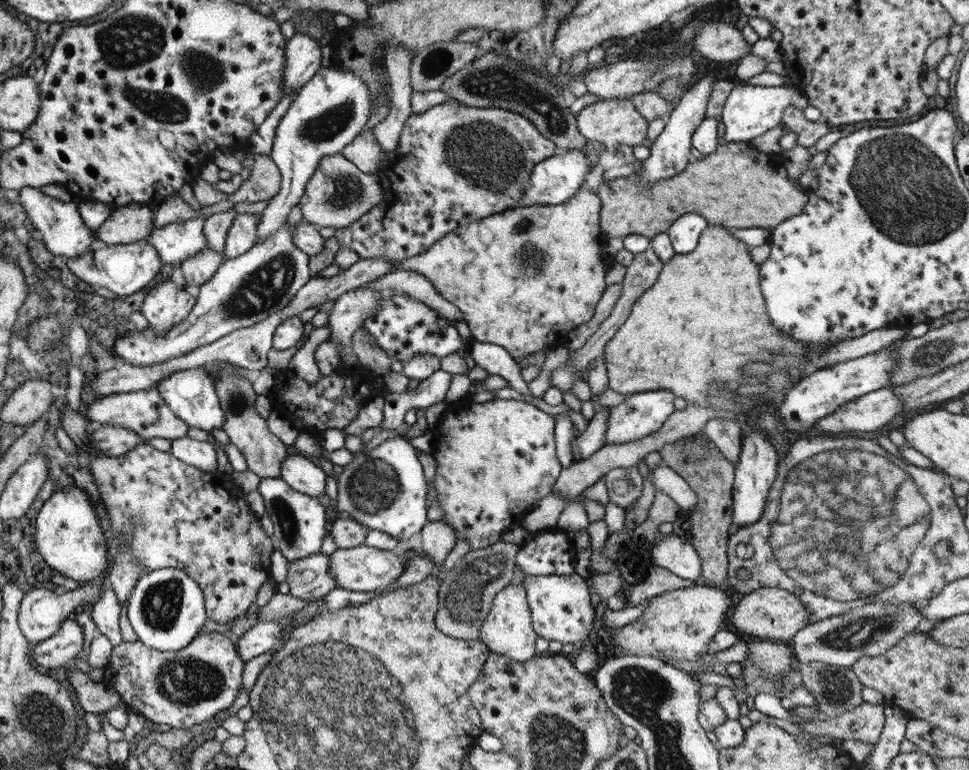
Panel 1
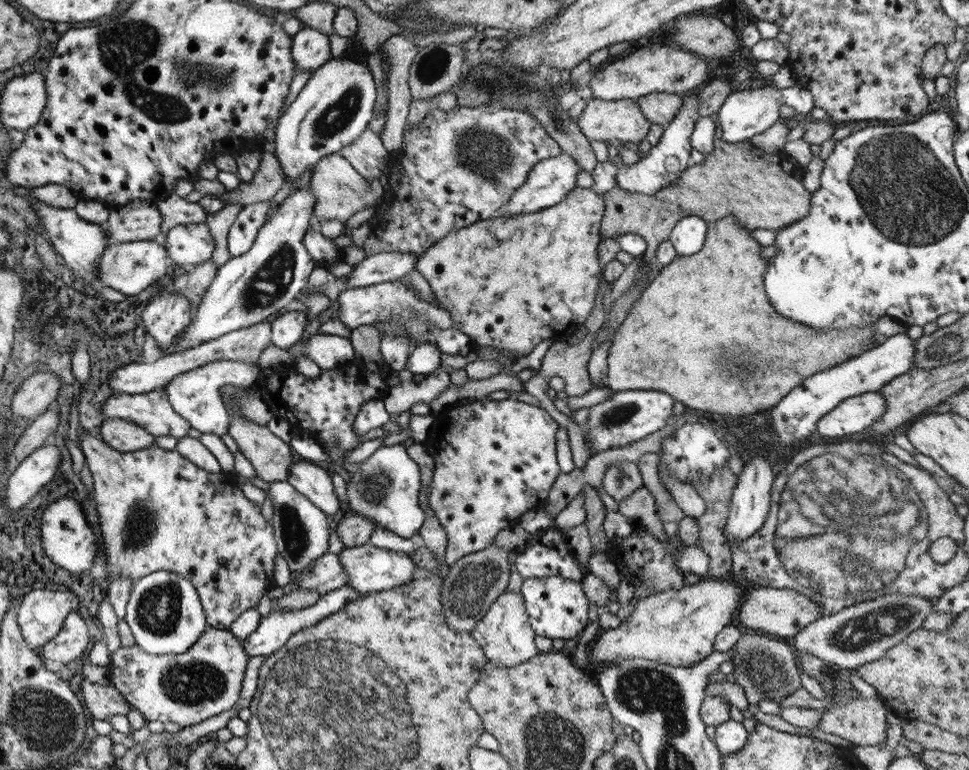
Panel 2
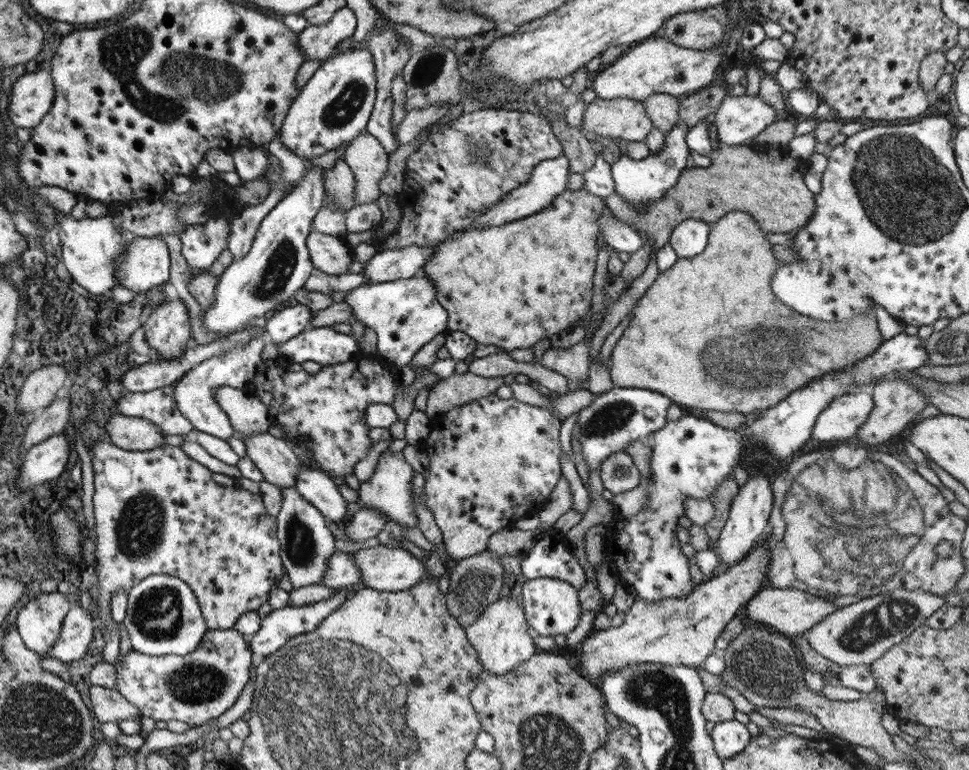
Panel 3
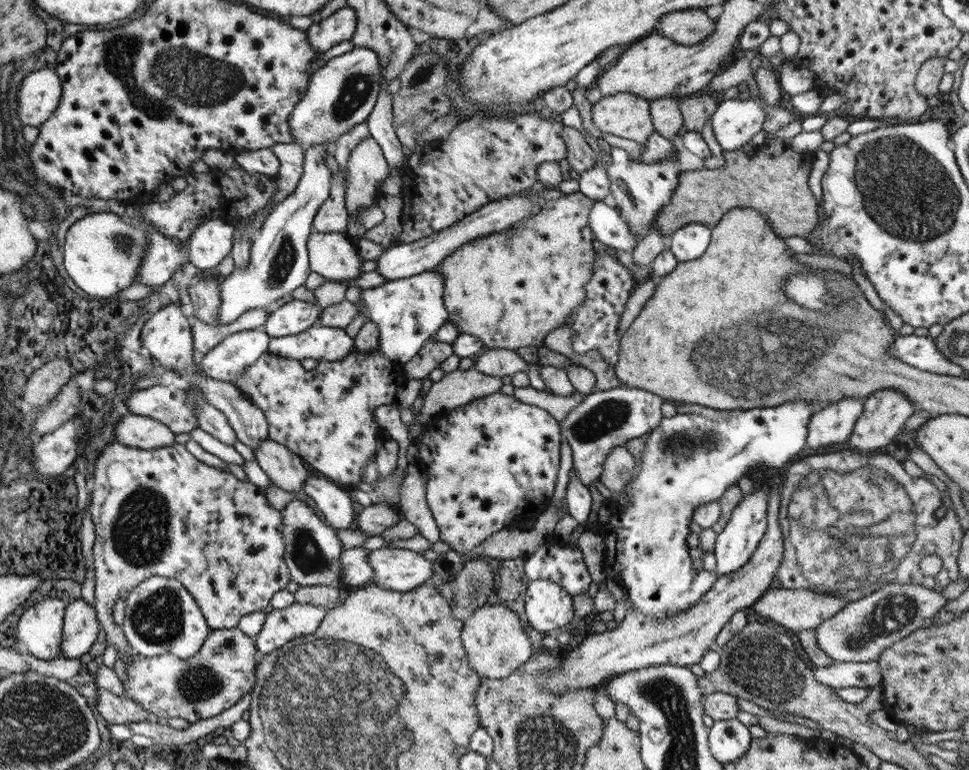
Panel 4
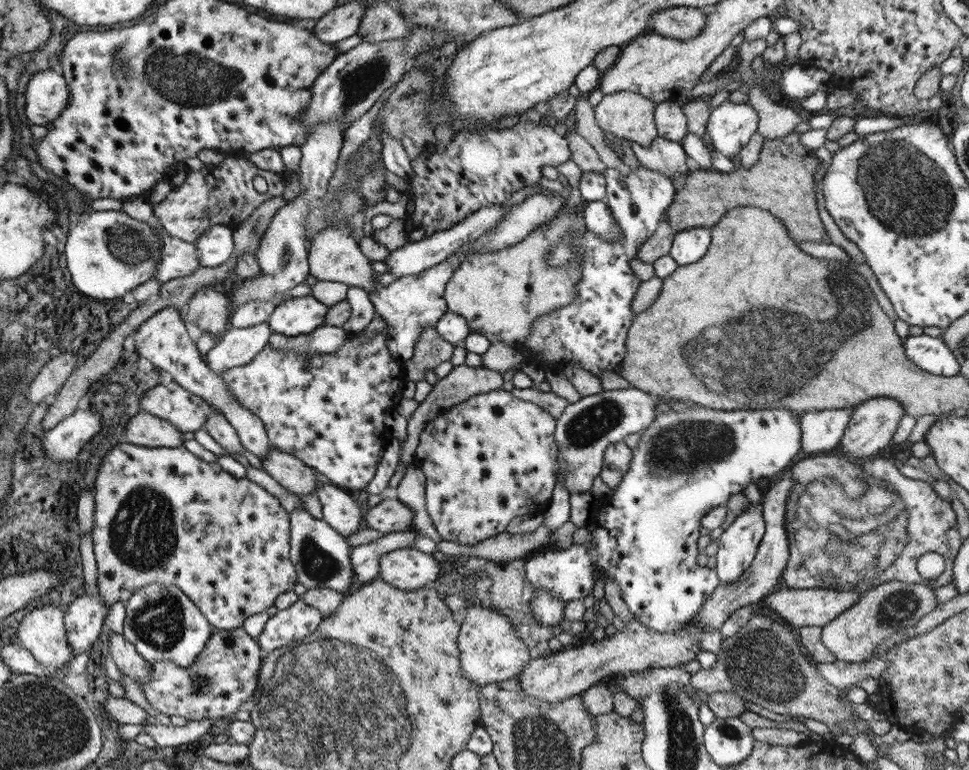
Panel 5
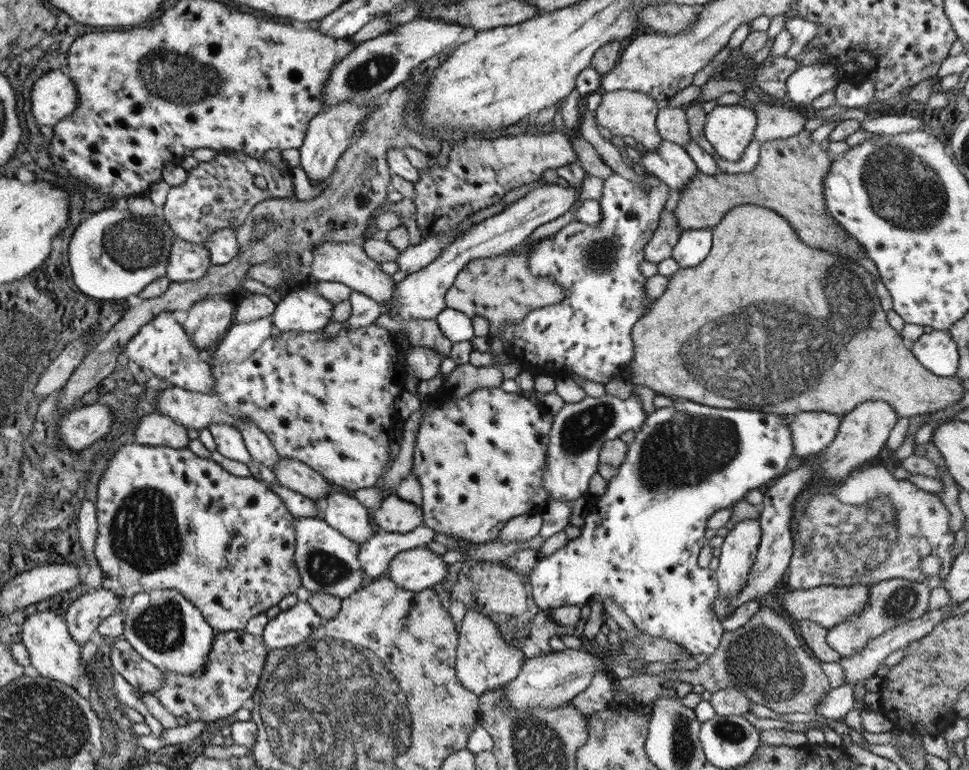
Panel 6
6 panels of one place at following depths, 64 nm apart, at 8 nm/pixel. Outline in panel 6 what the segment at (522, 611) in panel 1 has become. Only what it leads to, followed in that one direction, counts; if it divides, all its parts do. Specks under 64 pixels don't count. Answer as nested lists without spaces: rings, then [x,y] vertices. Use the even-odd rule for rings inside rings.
[[[467,610],[459,624],[457,634],[459,634],[459,644],[455,656],[455,678],[463,688],[481,696],[489,690],[503,688],[509,682],[513,682],[513,678],[517,678],[525,662],[525,654],[521,654],[517,646],[511,646],[509,642],[505,642],[505,638],[501,638],[501,630],[497,630],[497,622],[493,622],[491,618],[487,618],[477,610]]]

